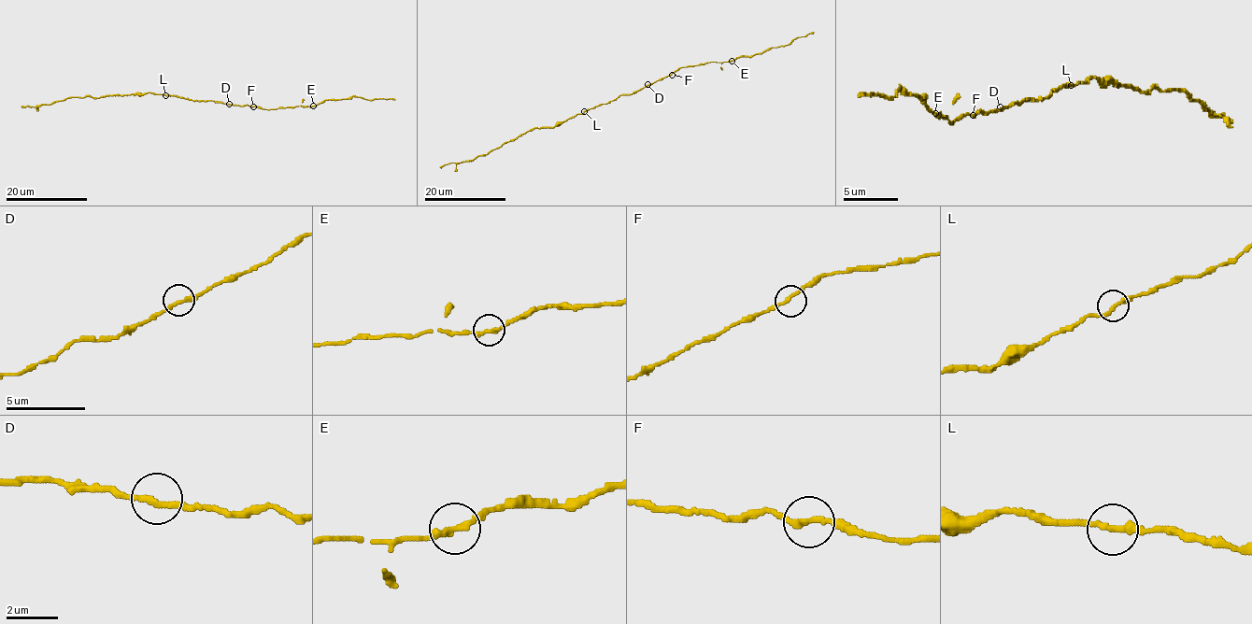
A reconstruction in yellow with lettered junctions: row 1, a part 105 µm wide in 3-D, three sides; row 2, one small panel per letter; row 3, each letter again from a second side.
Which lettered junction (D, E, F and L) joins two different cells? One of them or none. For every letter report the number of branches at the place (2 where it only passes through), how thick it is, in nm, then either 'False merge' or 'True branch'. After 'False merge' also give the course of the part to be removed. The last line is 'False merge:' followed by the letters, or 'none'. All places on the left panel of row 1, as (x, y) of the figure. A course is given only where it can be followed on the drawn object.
D: Branches: 2. Thickness 260 nm. True branch
E: Branches: 2. Thickness 260 nm. True branch
F: Branches: 2. Thickness 240 nm. True branch
L: Branches: 2. Thickness 280 nm. True branch
False merge: none

